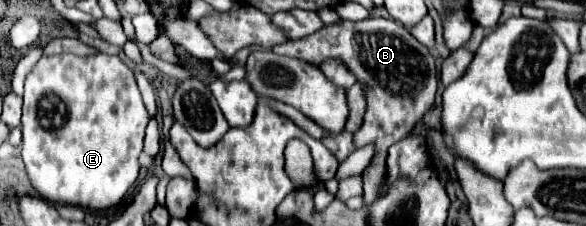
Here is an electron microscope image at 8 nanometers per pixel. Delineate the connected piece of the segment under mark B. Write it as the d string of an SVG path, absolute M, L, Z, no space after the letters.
M369 18L361 22L325 26L325 30L319 30L309 38L273 46L273 52L279 56L305 60L315 66L321 66L321 62L327 58L337 58L347 66L349 72L353 72L355 80L361 84L367 100L367 112L363 126L353 134L353 144L355 148L363 148L367 144L375 146L373 158L363 170L363 200L365 206L369 206L381 194L385 184L385 160L389 146L405 138L435 102L439 76L435 58L431 56L429 48L417 42L401 24L385 18Z

